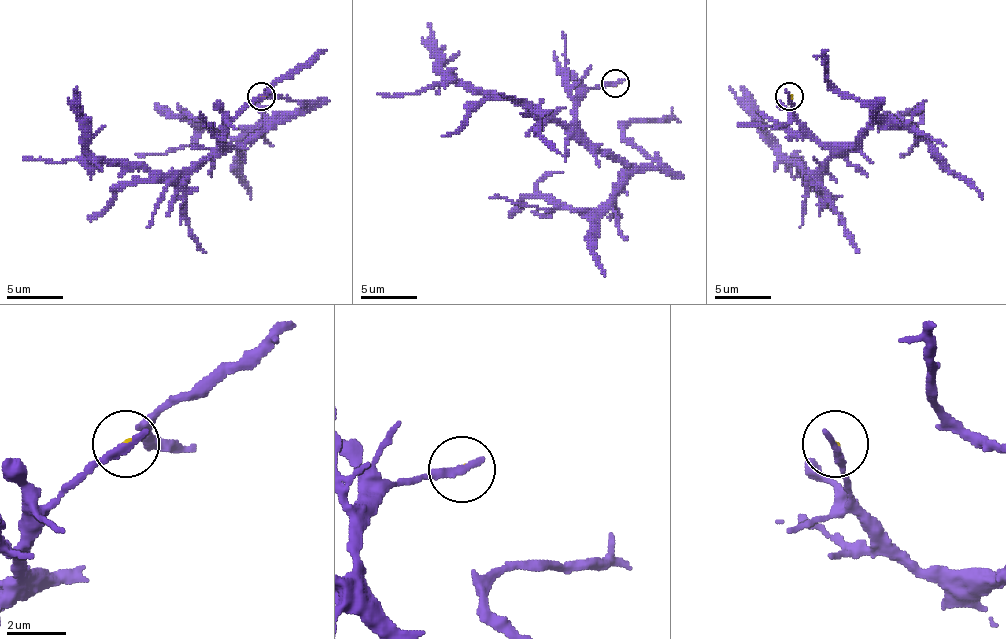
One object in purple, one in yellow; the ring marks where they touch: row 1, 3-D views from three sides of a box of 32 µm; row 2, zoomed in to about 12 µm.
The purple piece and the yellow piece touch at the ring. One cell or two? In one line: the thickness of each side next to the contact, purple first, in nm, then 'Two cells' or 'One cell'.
Thickness 320 nm (purple) against 60 nm. Two cells

